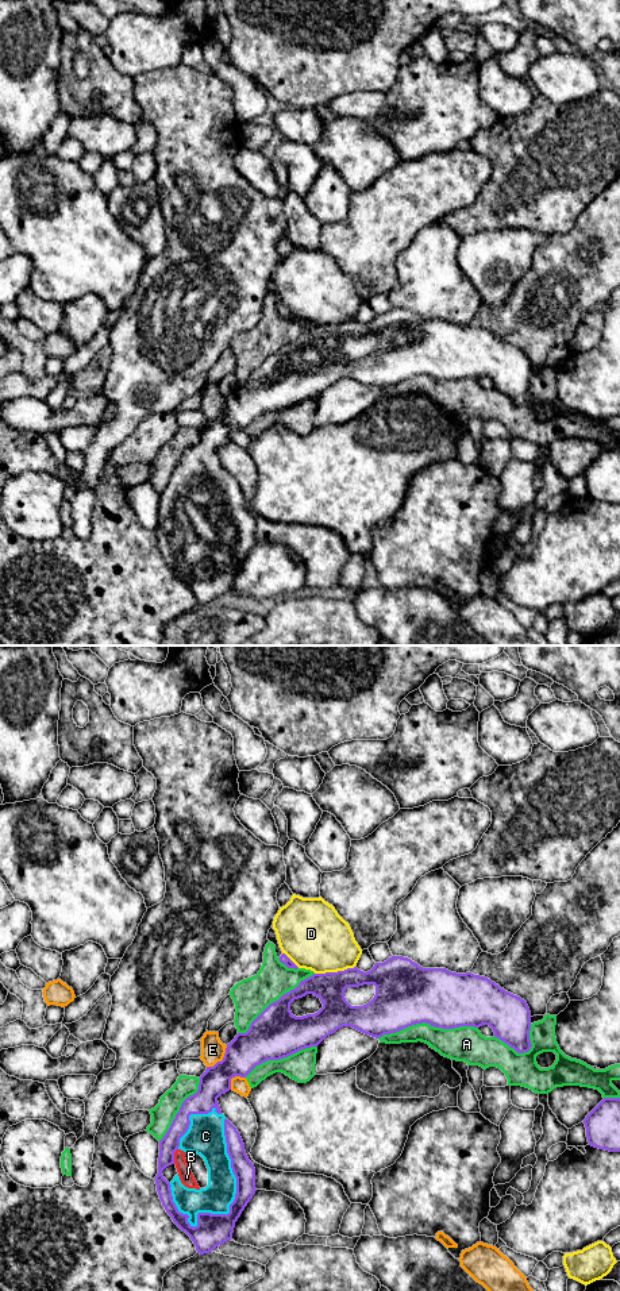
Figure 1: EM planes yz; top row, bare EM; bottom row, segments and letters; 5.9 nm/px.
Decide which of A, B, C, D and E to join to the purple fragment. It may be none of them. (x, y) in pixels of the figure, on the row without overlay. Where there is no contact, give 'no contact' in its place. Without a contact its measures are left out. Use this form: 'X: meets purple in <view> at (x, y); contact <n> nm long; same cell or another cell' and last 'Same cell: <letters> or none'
A: meets purple in yz at (427, 374); contact 600 nm long; another cell
B: meets purple in yz at (173, 508); contact 100 nm long; same cell
C: meets purple in yz at (237, 539); contact 700 nm long; same cell
D: meets purple in yz at (334, 324); contact 240 nm long; another cell
E: meets purple in yz at (222, 412); contact 180 nm long; another cell
Same cell: B, C

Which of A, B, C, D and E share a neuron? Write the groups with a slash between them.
A / B C / D / E

